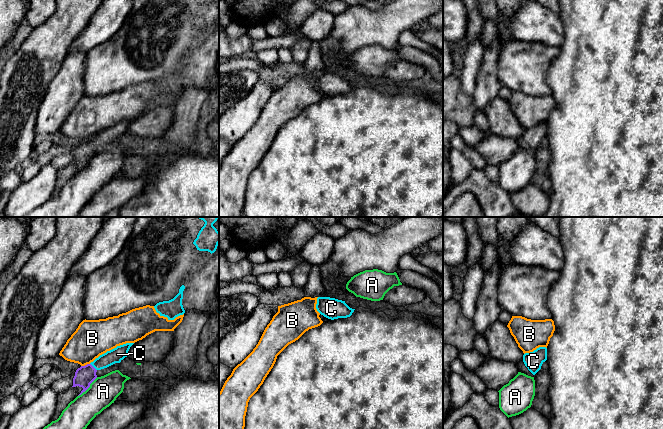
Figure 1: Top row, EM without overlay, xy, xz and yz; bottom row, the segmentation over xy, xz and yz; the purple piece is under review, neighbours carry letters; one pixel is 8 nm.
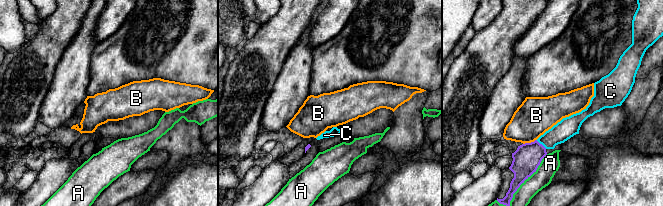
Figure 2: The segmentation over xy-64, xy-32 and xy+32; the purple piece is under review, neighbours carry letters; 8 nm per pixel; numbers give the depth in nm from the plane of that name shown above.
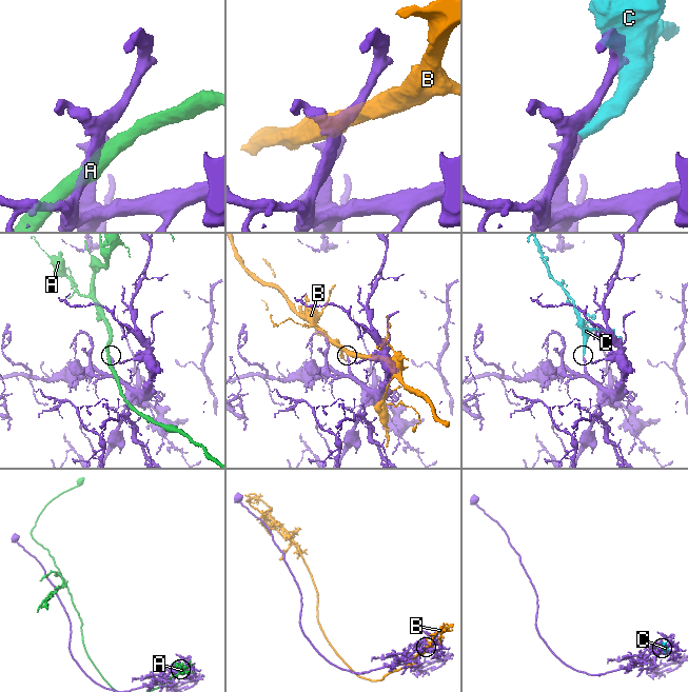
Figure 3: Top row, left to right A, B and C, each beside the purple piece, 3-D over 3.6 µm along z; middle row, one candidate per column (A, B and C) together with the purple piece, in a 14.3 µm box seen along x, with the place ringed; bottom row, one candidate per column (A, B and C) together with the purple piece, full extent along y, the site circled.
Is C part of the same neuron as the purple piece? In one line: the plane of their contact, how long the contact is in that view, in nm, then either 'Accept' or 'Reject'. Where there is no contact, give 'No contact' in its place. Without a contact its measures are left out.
Touches purple in xy. Shared border 80 nm. Accept

